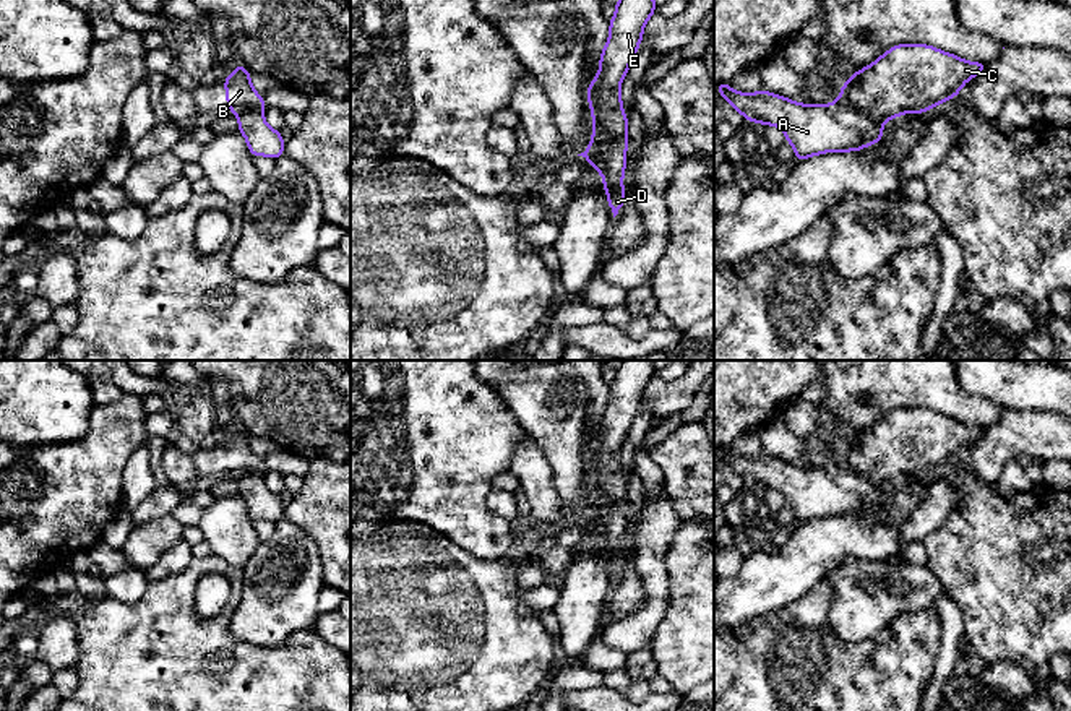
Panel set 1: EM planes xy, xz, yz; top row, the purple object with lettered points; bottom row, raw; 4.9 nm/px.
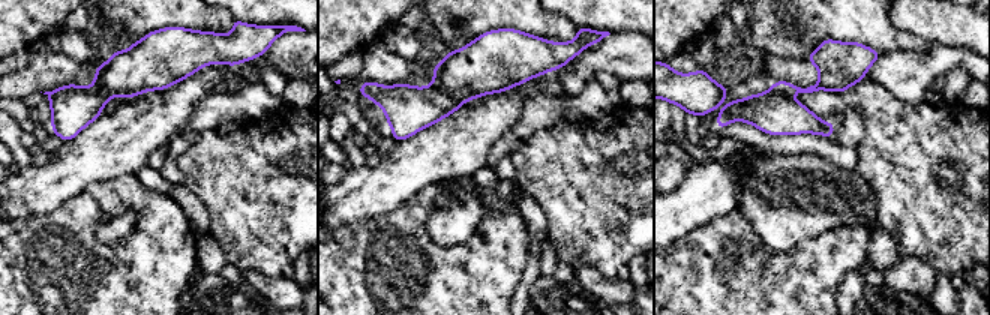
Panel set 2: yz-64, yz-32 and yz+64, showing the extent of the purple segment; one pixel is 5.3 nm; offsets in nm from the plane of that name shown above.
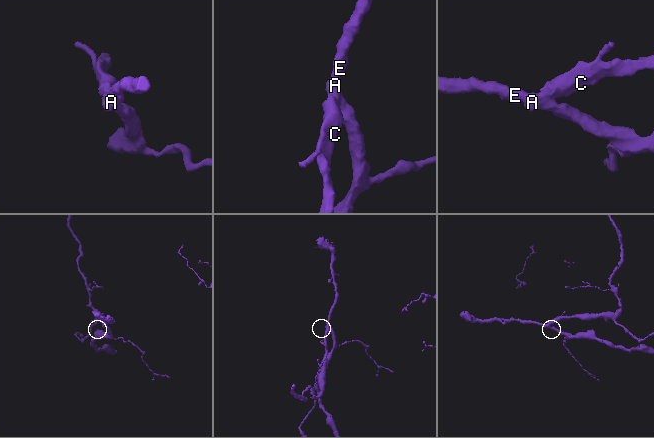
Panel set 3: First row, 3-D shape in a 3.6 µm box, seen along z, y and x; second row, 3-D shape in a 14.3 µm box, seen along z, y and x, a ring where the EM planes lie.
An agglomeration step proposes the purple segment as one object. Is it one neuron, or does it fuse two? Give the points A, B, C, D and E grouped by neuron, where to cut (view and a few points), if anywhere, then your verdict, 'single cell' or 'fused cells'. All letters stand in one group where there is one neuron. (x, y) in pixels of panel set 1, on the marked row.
A E / B C D; cut in yz along (839, 96), (883, 122); fused cells

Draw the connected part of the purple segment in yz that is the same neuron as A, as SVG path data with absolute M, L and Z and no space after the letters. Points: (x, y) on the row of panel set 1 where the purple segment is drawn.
M729 83L716 86L746 120L779 127L794 146L797 161L831 151L860 151L883 138L884 122L862 114L841 96L828 106L798 104L764 89L748 94L733 91Z

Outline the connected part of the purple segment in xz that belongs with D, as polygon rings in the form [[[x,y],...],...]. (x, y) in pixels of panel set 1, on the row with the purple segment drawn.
[[[594,127],[591,136],[592,141],[587,149],[578,156],[586,157],[589,167],[596,167],[602,175],[609,206],[615,218],[625,205],[623,174],[626,169],[628,135],[610,140]]]

